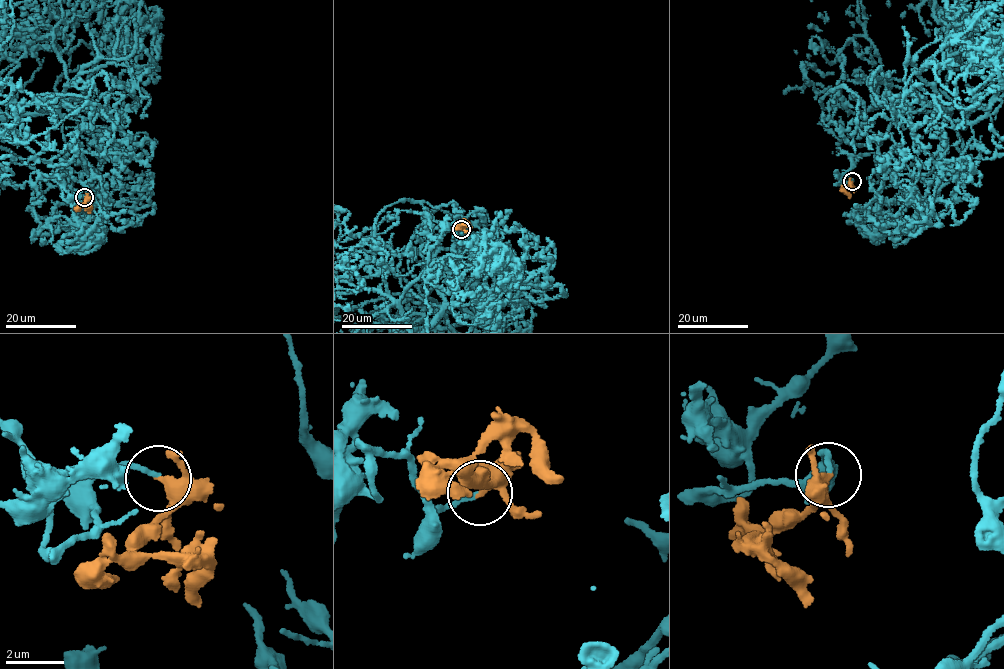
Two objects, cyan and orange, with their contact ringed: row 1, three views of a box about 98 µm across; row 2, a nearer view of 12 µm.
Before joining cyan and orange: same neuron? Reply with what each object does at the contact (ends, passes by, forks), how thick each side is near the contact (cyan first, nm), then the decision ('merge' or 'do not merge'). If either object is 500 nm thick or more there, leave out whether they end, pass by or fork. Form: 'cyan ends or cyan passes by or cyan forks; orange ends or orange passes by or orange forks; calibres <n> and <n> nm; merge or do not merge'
cyan ends; orange forks; calibres 170 and 260 nm; merge

